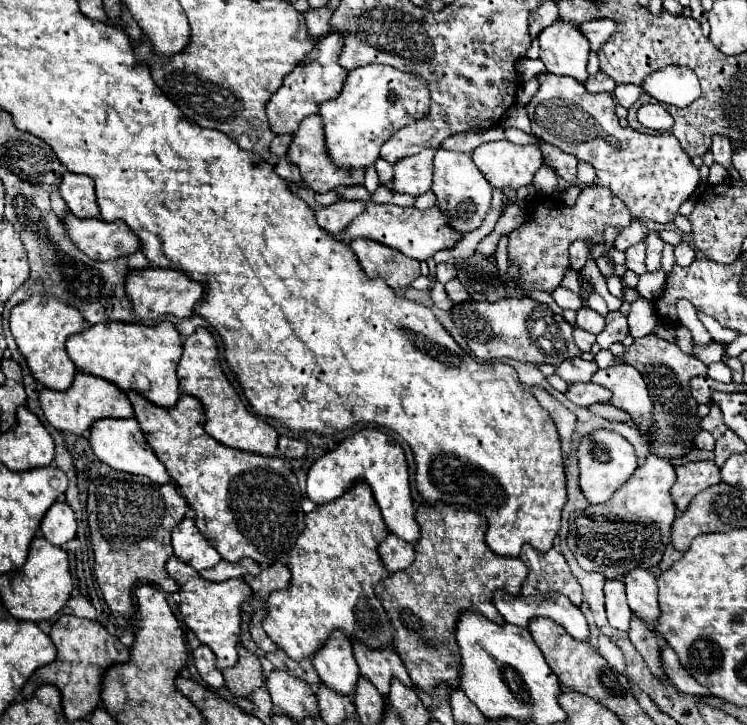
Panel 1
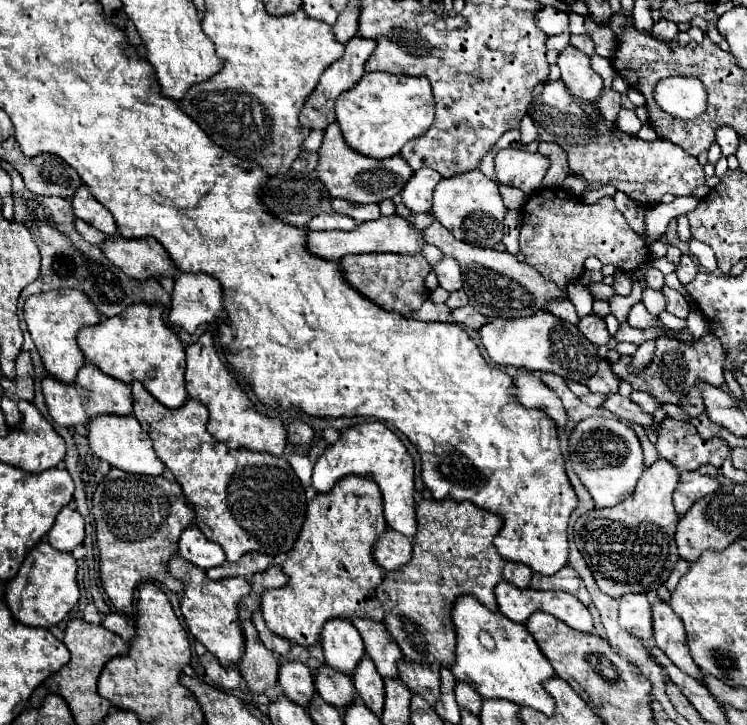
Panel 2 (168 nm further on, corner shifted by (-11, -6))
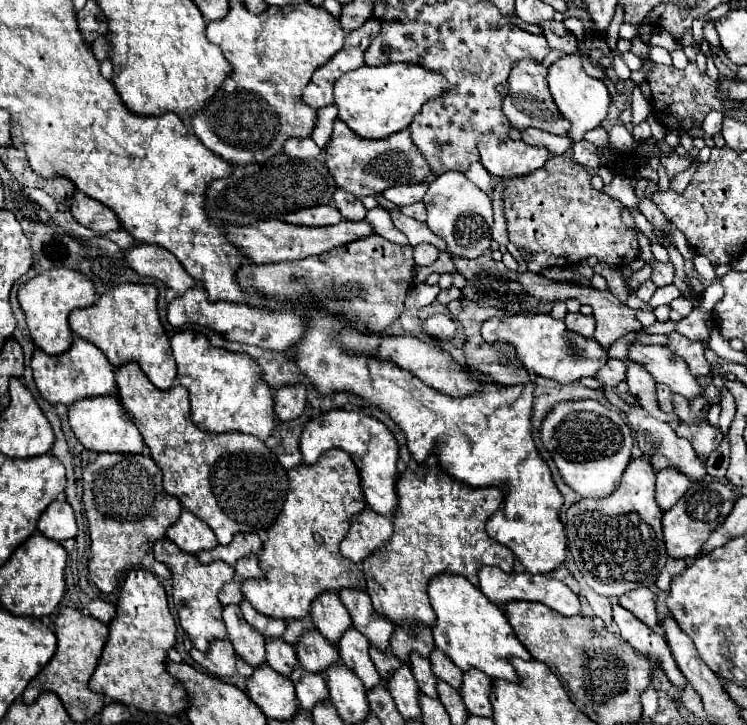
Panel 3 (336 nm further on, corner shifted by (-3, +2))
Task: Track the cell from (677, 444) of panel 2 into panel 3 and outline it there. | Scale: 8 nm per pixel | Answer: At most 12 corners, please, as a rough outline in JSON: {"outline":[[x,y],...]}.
{"outline":[[710,423],[676,429],[704,459],[720,445],[722,433]]}

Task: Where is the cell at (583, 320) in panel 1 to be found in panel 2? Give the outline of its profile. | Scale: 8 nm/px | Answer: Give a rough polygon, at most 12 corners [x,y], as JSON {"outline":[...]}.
{"outline":[[596,315],[576,325],[594,345],[606,345],[610,333]]}

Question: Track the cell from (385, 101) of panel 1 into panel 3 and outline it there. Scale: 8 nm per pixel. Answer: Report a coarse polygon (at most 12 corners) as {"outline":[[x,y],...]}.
{"outline":[[416,63],[362,65],[334,83],[358,137],[406,129],[444,77]]}

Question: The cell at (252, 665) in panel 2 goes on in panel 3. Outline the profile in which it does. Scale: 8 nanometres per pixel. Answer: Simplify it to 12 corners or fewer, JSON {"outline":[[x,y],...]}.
{"outline":[[238,605],[224,609],[228,639],[252,667],[266,663],[266,643]]}

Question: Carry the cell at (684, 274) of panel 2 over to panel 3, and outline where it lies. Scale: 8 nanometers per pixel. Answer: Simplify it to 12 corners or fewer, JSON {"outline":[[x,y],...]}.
{"outline":[[656,263],[652,267],[652,281],[658,287],[674,281],[674,265]]}

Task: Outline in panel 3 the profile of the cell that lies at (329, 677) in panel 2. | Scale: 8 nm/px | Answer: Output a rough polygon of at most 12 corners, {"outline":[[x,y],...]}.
{"outline":[[316,631],[300,637],[296,655],[310,673],[340,661],[336,645]]}

